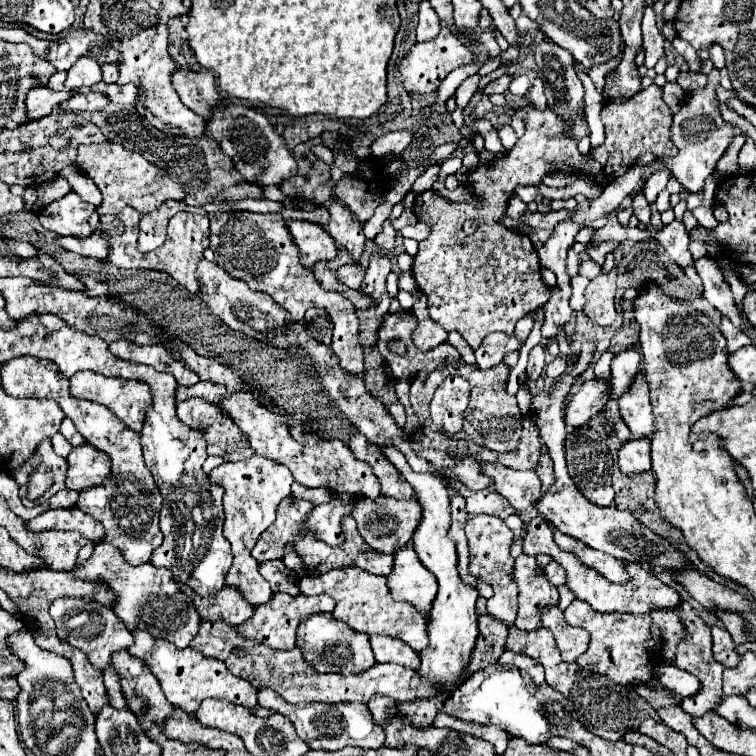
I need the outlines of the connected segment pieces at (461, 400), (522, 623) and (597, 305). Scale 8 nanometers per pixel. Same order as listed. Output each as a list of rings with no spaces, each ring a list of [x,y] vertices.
[[[446,377],[444,383],[436,389],[434,399],[430,403],[430,417],[436,427],[444,433],[458,433],[462,429],[464,409],[468,405],[470,385],[466,379]]]
[[[520,555],[514,563],[512,579],[520,589],[516,627],[522,631],[540,629],[540,611],[546,605],[558,603],[558,591],[542,577],[542,569],[538,567],[536,557]]]
[[[616,267],[610,273],[600,273],[586,287],[584,315],[588,315],[598,325],[612,325],[616,317],[614,309],[616,295]]]

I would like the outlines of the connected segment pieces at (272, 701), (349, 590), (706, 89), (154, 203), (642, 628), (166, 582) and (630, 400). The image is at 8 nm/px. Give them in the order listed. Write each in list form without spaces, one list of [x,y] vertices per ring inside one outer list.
[[[262,689],[258,693],[258,703],[264,709],[276,711],[288,717],[294,723],[300,739],[306,741],[312,749],[338,751],[338,749],[344,749],[346,745],[362,747],[362,749],[384,745],[384,729],[372,719],[372,713],[368,711],[364,703],[310,703],[310,705],[294,709],[294,705],[286,703],[282,697],[278,697],[278,693],[272,693],[272,689]]]
[[[342,567],[332,569],[320,577],[302,577],[300,579],[300,593],[304,595],[318,595],[326,593],[336,601],[334,617],[348,623],[352,629],[368,633],[368,635],[388,635],[408,643],[416,653],[426,649],[428,633],[426,633],[426,619],[412,609],[408,603],[396,603],[388,589],[388,579],[384,575],[372,575],[358,567]]]
[[[714,67],[708,73],[708,83],[688,93],[680,111],[674,115],[674,121],[670,127],[670,137],[672,137],[672,143],[678,145],[678,155],[672,159],[668,169],[682,183],[682,187],[692,193],[704,189],[704,179],[714,173],[714,165],[722,157],[722,153],[728,149],[728,145],[740,135],[746,137],[746,133],[738,125],[722,119],[722,113],[718,109],[720,99],[716,95],[718,85],[720,85],[720,71]]]
[[[106,141],[98,145],[96,143],[80,145],[76,155],[76,167],[98,185],[104,197],[100,209],[106,209],[112,215],[116,215],[126,205],[134,207],[138,213],[150,213],[166,199],[174,199],[174,201],[184,199],[184,187],[180,187],[178,181],[174,181],[160,167],[156,167],[146,157],[142,157],[140,151],[126,149],[120,143]]]
[[[574,599],[570,603],[570,607],[564,611],[566,615],[566,621],[570,625],[576,625],[576,627],[582,627],[590,633],[590,647],[586,649],[586,653],[580,655],[580,659],[576,661],[582,669],[586,671],[592,671],[592,673],[600,673],[600,675],[606,675],[610,677],[612,681],[616,681],[618,685],[632,685],[634,681],[638,683],[648,683],[650,677],[652,677],[652,659],[654,659],[654,641],[652,641],[652,635],[650,635],[650,617],[648,615],[630,615],[630,613],[598,613],[594,611],[588,603],[580,601],[580,599]]]
[[[98,541],[92,545],[92,557],[82,565],[74,565],[68,575],[108,585],[112,593],[116,593],[116,605],[112,605],[112,611],[116,613],[116,617],[120,617],[120,621],[124,621],[130,631],[136,631],[140,625],[142,631],[148,631],[158,639],[166,639],[178,649],[188,647],[192,637],[198,633],[200,615],[196,613],[192,601],[180,591],[172,573],[168,573],[168,569],[156,569],[152,563],[134,567],[126,563],[122,553],[106,541]]]
[[[638,373],[632,385],[632,391],[620,399],[620,411],[626,425],[632,431],[632,437],[640,439],[640,437],[652,435],[654,415],[652,415],[652,405],[648,399],[648,383],[644,379],[644,373]]]

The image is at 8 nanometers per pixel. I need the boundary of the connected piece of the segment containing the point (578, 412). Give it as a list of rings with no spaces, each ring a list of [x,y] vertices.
[[[590,379],[578,385],[566,407],[566,423],[572,427],[586,425],[598,415],[610,397],[610,383],[604,379]]]

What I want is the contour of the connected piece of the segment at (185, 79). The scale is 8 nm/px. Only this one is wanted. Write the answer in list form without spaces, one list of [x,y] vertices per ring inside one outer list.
[[[176,67],[170,77],[172,77],[172,85],[174,85],[178,97],[194,113],[208,119],[210,105],[216,105],[218,101],[220,101],[220,105],[224,105],[224,99],[218,97],[220,93],[216,91],[214,75],[210,71],[202,73],[202,71],[190,71],[186,67]]]

